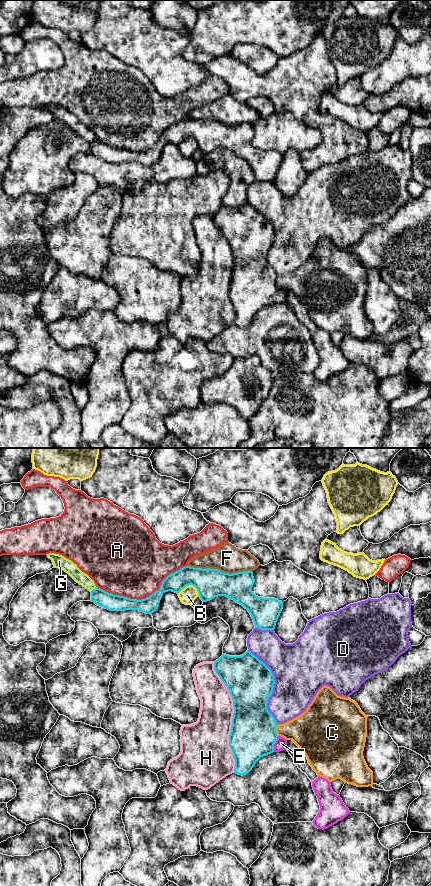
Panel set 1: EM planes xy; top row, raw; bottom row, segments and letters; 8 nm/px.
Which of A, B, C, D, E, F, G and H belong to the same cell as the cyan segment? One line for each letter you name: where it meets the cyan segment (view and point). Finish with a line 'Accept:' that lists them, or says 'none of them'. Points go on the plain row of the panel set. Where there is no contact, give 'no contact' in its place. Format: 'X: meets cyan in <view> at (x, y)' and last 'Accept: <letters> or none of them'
E: meets cyan in xy at (274, 295)
Accept: E

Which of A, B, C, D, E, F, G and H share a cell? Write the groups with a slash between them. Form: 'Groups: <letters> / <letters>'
Groups: A B D G / C / E / F / H

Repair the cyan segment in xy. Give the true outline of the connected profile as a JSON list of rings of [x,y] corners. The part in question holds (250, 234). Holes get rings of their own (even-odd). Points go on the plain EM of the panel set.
[[[247,202],[241,208],[223,206],[214,214],[214,222],[230,244],[233,252],[233,270],[229,298],[235,312],[234,325],[248,326],[263,308],[286,302],[287,292],[276,285],[277,274],[268,263],[268,251],[275,236],[271,222]]]

